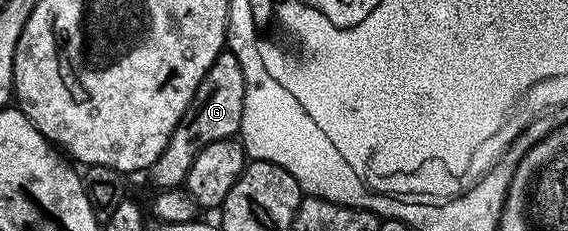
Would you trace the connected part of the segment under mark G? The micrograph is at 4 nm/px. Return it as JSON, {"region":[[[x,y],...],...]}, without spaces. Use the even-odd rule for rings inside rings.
{"region":[[[224,51],[215,59],[212,67],[208,67],[200,87],[196,87],[196,95],[186,108],[176,131],[172,131],[168,147],[164,147],[164,151],[160,151],[160,159],[150,165],[148,176],[155,190],[183,188],[196,155],[200,155],[200,151],[204,151],[208,143],[234,137],[241,130],[245,94],[246,84],[240,59],[236,59],[234,53]]]}

